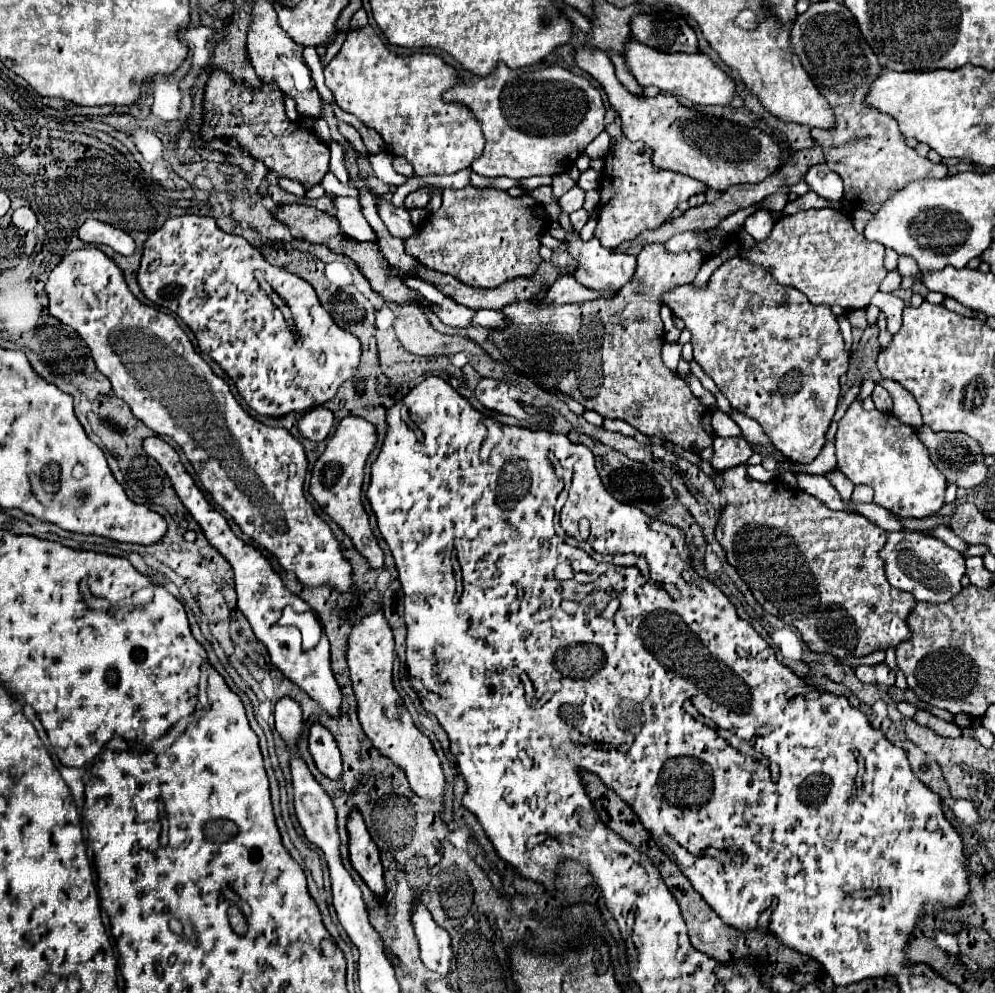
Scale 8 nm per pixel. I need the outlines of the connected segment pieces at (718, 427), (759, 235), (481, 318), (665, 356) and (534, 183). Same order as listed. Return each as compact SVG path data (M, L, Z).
M714 412L712 414L712 428L714 428L714 434L716 436L742 436L742 430L740 426L730 420L724 412Z
M758 210L754 214L750 214L744 222L744 230L754 238L754 240L762 240L770 234L774 226L774 218L768 210Z
M478 310L472 318L472 324L480 324L484 328L506 328L508 320L500 310Z
M664 342L664 348L662 348L662 360L664 360L664 364L666 364L668 370L676 372L678 362L680 362L680 352L682 352L682 346L680 346L678 342L674 342L674 344Z
M533 176L530 178L522 178L520 187L524 189L535 189L542 185L551 185L553 178L551 176Z

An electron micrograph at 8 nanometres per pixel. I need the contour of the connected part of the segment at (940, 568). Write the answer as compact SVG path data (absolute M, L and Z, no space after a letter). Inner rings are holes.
M894 532L888 534L888 542L882 548L886 562L886 576L892 586L910 592L920 602L946 602L962 590L962 576L966 572L966 558L948 548L944 542L930 538L922 532Z

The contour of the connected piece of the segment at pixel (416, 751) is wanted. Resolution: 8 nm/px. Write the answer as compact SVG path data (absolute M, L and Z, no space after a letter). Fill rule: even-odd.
M382 610L366 614L362 620L358 620L352 626L352 630L348 634L346 660L348 660L352 688L354 688L354 694L358 700L358 720L360 720L366 736L372 740L372 744L382 754L386 754L394 764L402 766L412 790L418 796L440 804L444 786L446 786L444 772L442 772L440 760L432 748L432 742L414 726L412 716L408 714L400 694L396 692L396 688L392 684L394 636L392 636L390 624L386 622Z

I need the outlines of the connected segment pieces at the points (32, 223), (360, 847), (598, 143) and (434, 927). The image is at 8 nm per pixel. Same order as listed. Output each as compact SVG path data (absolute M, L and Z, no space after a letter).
M18 208L12 214L12 222L14 222L14 226L18 226L18 228L22 228L22 230L27 232L36 228L38 219L30 208Z
M358 810L350 812L348 818L348 852L352 868L360 874L360 878L368 884L368 888L376 894L382 894L384 878L382 878L382 864L380 864L380 852L378 846L372 842L364 818Z
M602 132L594 142L590 142L586 148L584 148L584 154L590 158L590 160L596 160L596 158L604 158L606 152L610 148L610 136L606 132Z
M418 900L412 902L412 926L420 944L420 960L426 968L446 976L452 962L452 940L444 928L440 928L426 906Z

